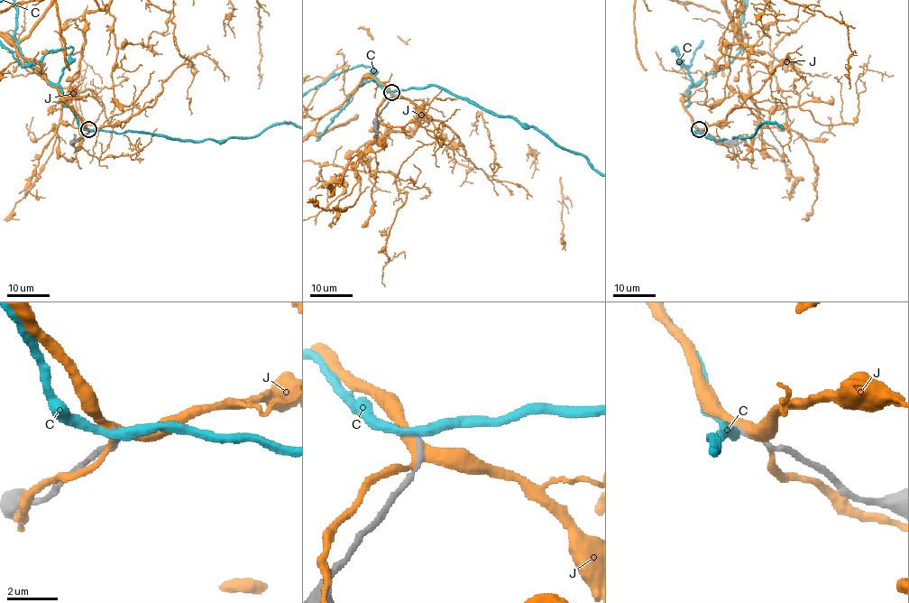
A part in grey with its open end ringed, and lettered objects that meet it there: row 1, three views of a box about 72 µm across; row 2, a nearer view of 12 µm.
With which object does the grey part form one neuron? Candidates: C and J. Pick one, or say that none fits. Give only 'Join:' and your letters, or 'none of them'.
Join: none of them

